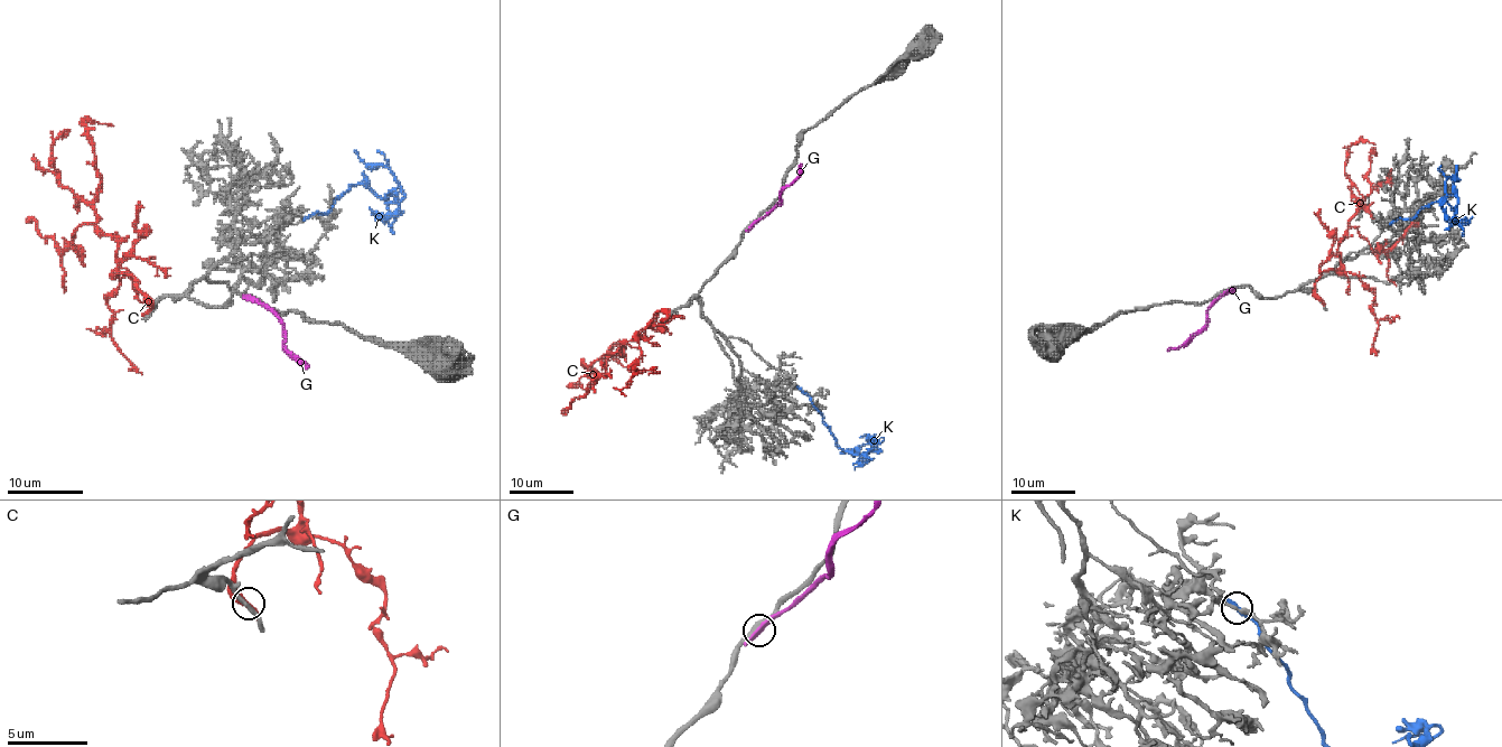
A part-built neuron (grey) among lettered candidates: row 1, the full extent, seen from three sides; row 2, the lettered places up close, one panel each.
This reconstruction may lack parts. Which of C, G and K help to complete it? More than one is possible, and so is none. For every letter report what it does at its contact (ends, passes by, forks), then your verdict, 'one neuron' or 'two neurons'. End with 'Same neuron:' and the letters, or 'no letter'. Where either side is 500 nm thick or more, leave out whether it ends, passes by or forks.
C: it passes by; one neuron
G: it passes by; two neurons
K: it ends; two neurons
Same neuron: C

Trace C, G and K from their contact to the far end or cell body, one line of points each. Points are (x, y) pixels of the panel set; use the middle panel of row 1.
C: (668, 317), (660, 310), (638, 334), (621, 345), (623, 354), (619, 341), (612, 348), (613, 357), (635, 371)
G: (752, 225), (779, 204), (781, 193), (793, 179), (801, 164)
K: (801, 391), (841, 449), (861, 454), (879, 442), (840, 454)

